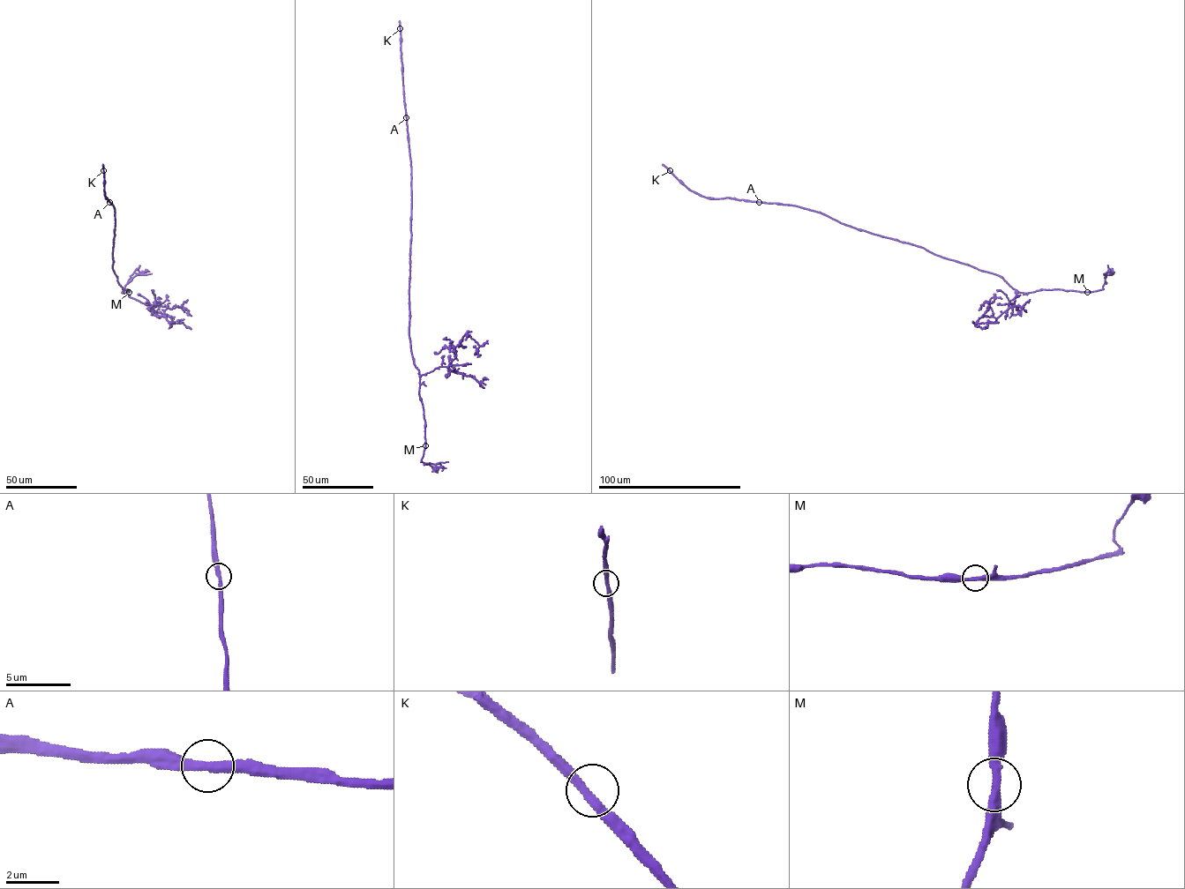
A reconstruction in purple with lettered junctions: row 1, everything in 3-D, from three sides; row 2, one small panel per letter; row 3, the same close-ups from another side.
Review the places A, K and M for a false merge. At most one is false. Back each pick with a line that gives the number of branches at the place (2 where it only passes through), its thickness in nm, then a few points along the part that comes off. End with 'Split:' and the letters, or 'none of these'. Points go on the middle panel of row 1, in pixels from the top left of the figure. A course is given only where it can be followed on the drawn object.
Split: none of these

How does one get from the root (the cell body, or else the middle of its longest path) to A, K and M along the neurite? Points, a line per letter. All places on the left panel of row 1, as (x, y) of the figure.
A: (113, 242), (115, 210), (109, 202)
K: (113, 242), (115, 210), (105, 197), (103, 170)
M: (113, 242), (113, 269), (123, 293), (124, 289), (129, 292)

